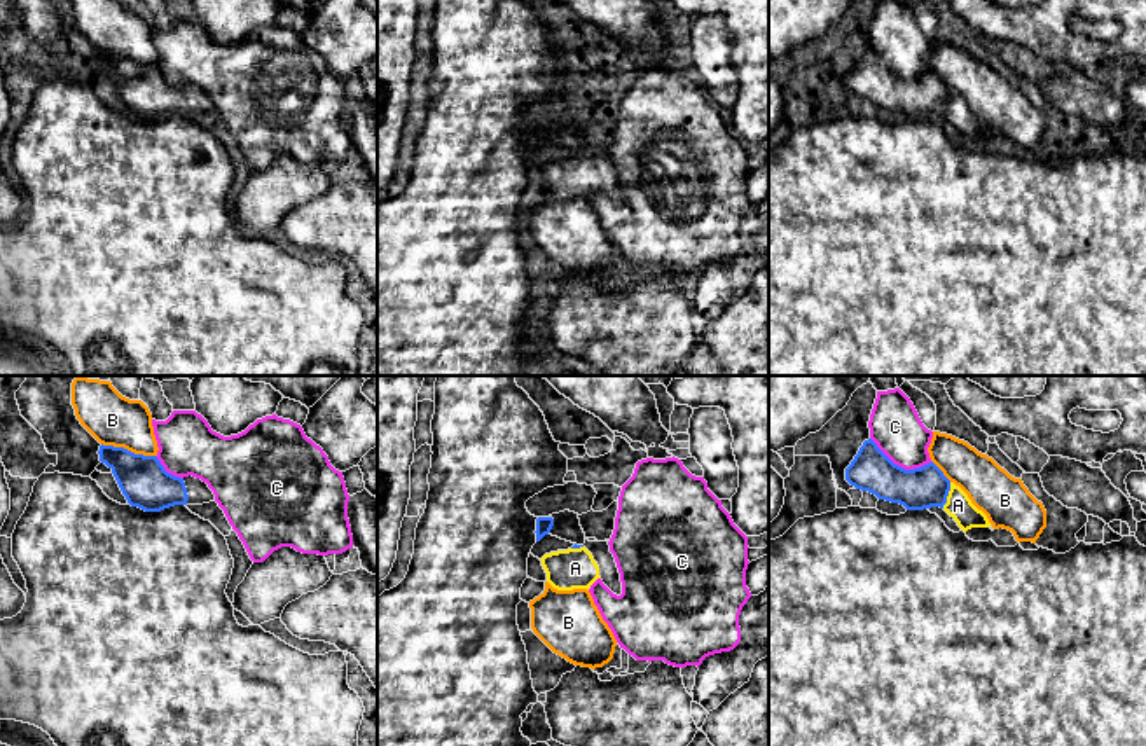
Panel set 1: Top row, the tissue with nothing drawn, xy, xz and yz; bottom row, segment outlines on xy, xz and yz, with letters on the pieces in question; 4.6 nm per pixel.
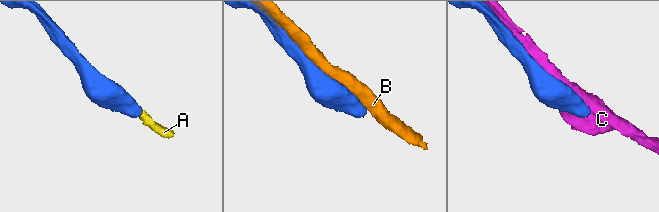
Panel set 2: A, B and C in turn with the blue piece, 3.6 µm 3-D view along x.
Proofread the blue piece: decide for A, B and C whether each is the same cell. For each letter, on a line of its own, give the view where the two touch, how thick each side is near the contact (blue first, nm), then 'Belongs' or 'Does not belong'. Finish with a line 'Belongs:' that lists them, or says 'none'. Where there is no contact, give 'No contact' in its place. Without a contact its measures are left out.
A: Touches blue in yz. Thickness 190 nm (blue) against 120 nm. Belongs
B: Touches blue in xy. Thickness 220 nm (blue) against 240 nm. Does not belong
C: Touches blue in yz. Thickness 190 nm (blue) against 240 nm. Does not belong
Belongs: A

